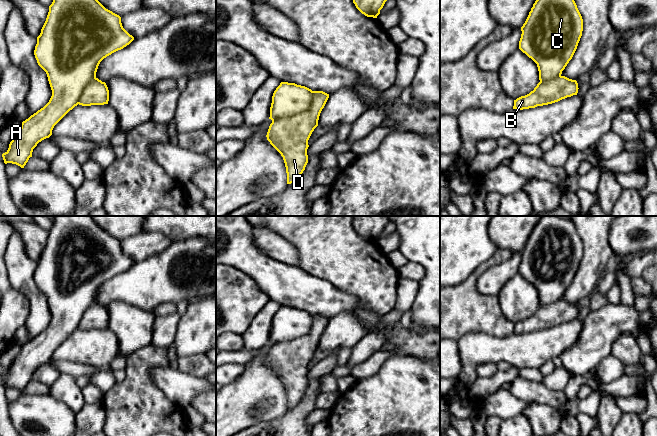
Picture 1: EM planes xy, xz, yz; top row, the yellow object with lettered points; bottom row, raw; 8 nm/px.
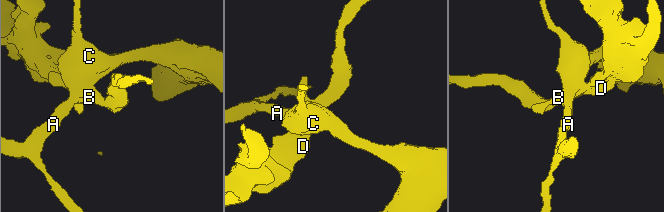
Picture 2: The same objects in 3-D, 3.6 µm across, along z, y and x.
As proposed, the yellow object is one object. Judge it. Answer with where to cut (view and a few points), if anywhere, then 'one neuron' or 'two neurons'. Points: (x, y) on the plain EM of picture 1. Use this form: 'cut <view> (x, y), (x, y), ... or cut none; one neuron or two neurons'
cut xz (313, 315), (312, 327), (305, 334), (272, 345); two neurons

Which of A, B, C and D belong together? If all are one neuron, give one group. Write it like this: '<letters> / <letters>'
A C / B D

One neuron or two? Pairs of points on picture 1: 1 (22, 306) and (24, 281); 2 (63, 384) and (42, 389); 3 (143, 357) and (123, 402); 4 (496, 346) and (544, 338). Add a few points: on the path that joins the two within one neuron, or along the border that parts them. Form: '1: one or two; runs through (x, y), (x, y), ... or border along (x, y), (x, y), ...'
1: two; border along (10, 283), (28, 301), (29, 314), (27, 317)
2: two; border along (51, 387), (49, 393)
3: one; runs through (138, 368), (138, 387), (134, 391)
4: one; runs through (508, 346), (532, 346)

